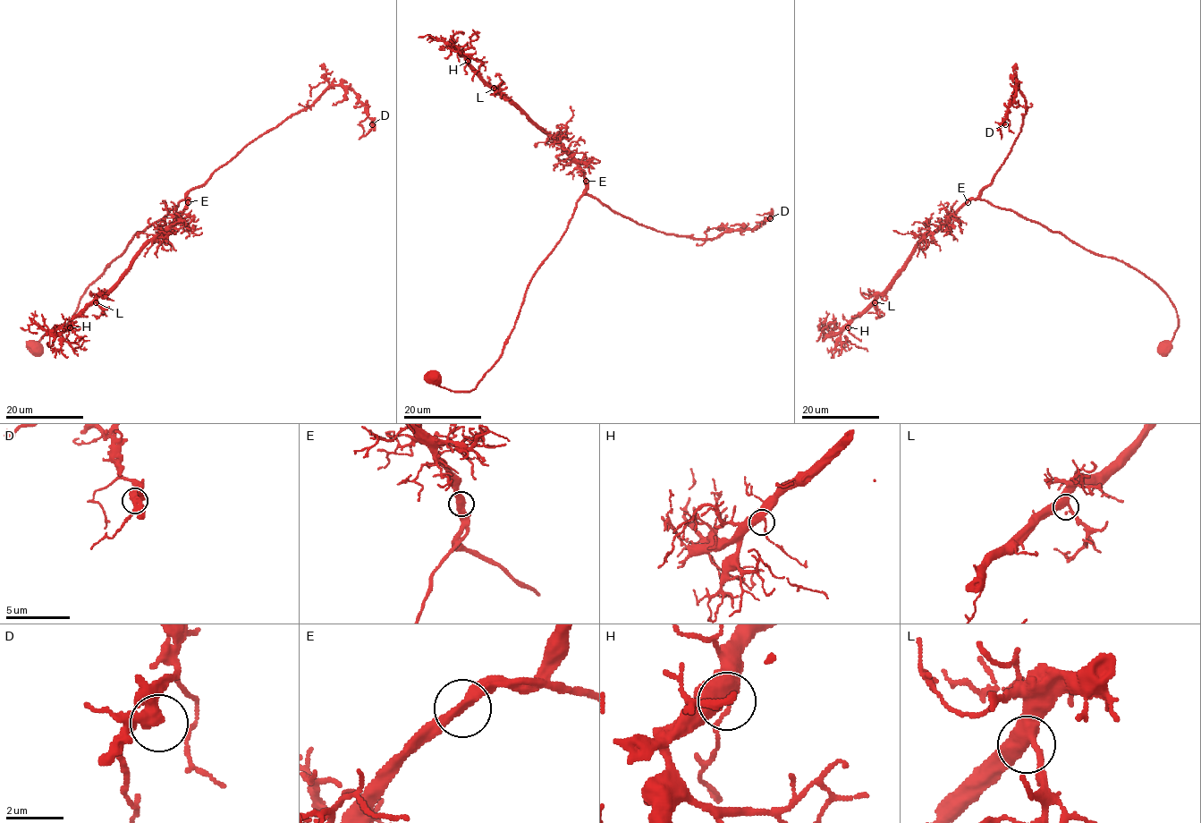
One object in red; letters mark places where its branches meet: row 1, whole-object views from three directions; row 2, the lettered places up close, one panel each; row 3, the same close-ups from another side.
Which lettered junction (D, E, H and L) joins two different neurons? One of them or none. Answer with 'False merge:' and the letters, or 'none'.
False merge: none

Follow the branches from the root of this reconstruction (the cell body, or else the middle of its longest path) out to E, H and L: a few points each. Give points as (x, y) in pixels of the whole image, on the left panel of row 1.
E: (35, 347), (51, 329), (71, 319), (84, 291), (138, 233), (160, 220), (181, 200), (188, 202)
H: (35, 347), (51, 329), (71, 319), (84, 291), (138, 233), (188, 199), (183, 213), (70, 327)
L: (35, 347), (51, 329), (71, 319), (84, 291), (138, 233), (188, 199), (183, 213), (142, 250), (96, 302)

